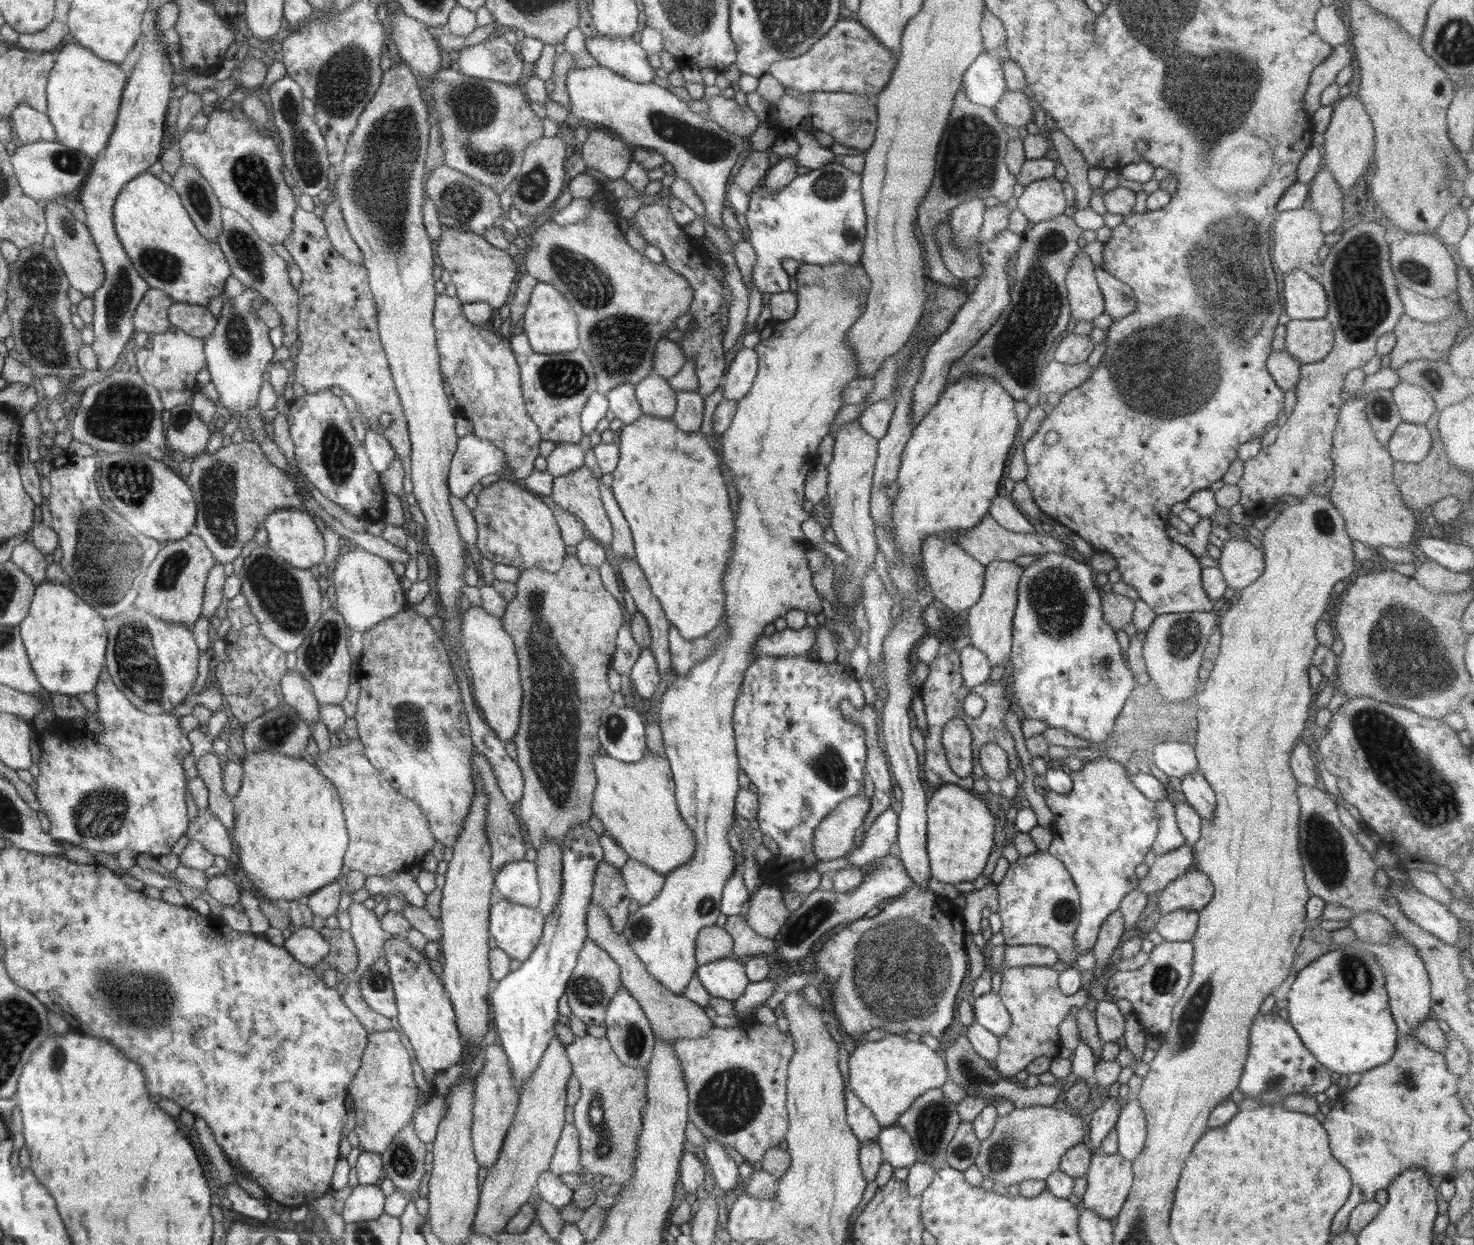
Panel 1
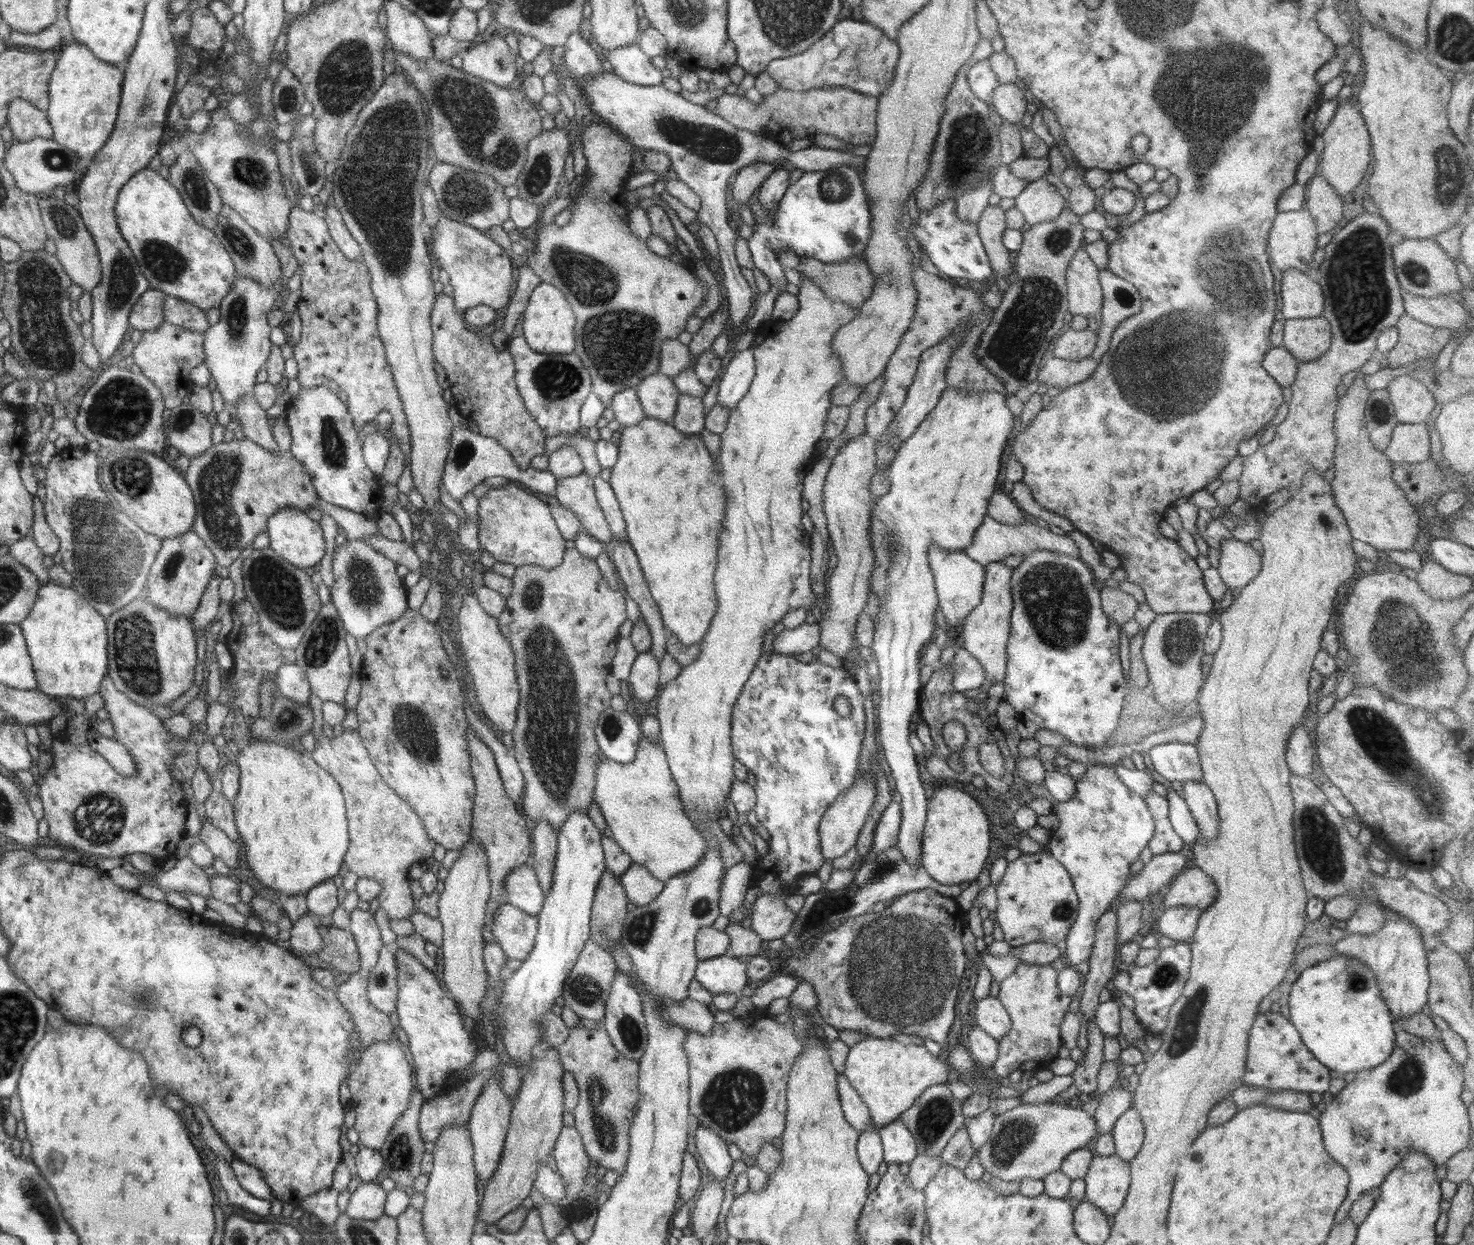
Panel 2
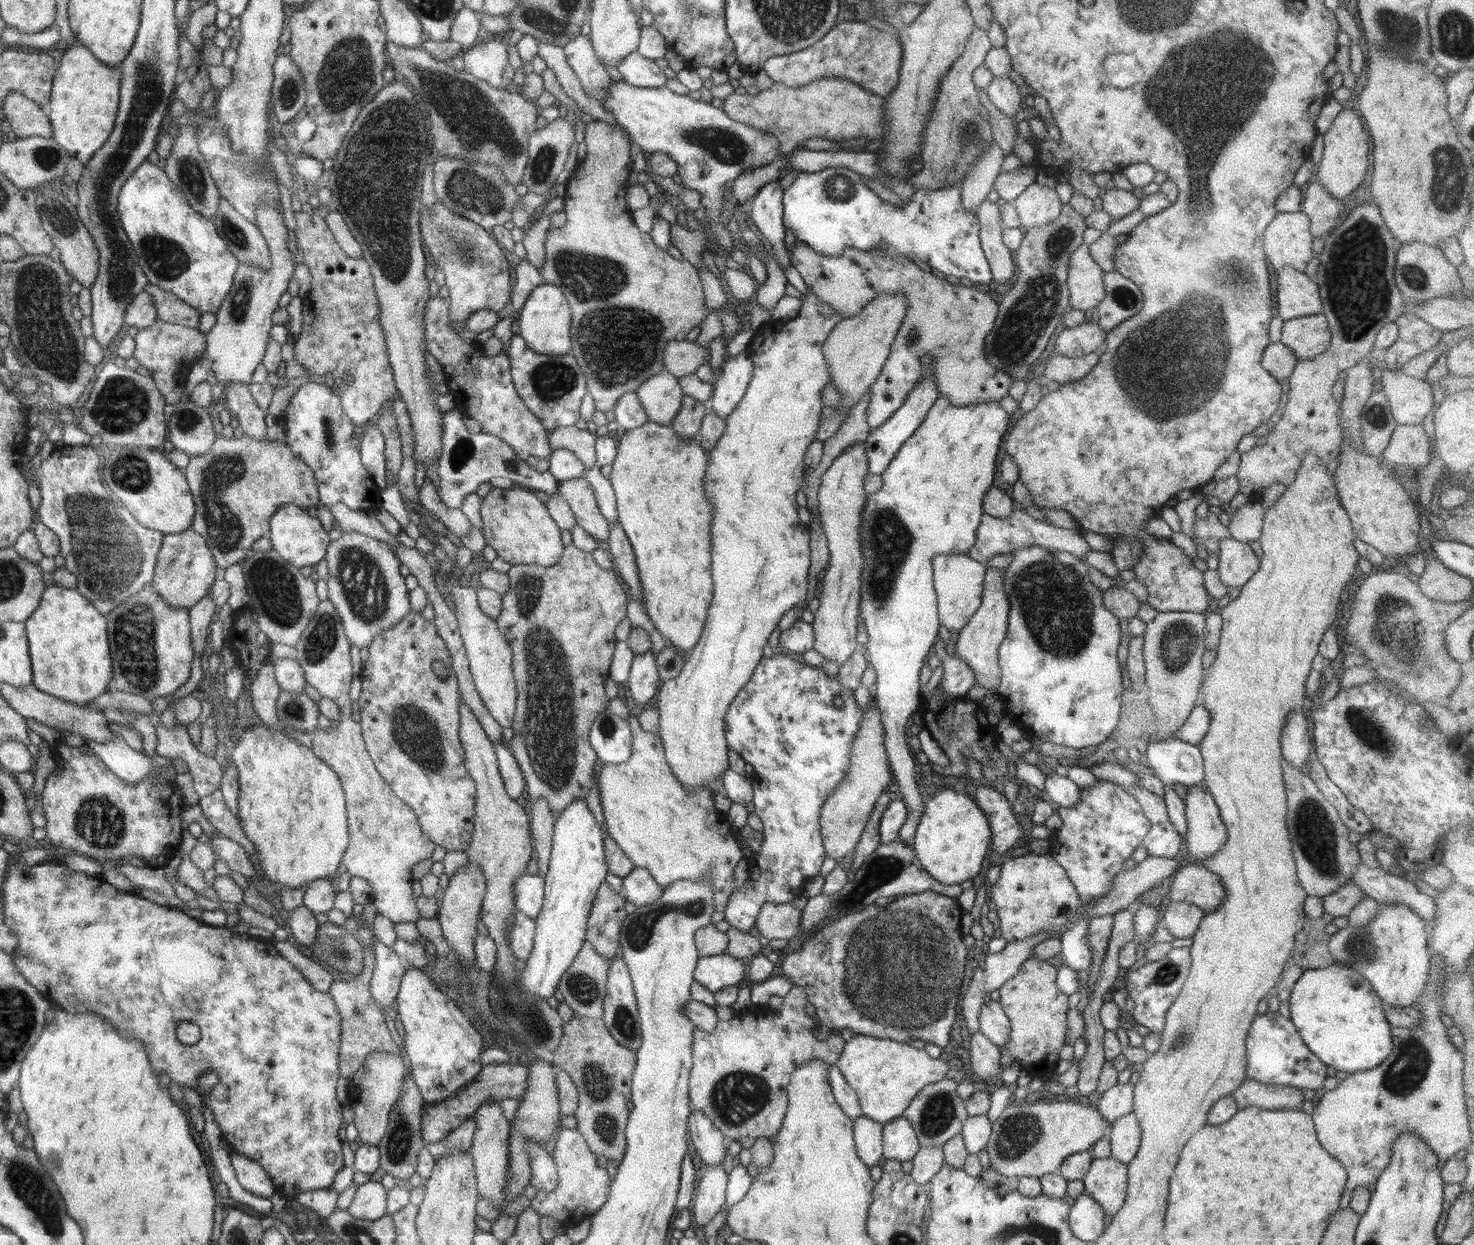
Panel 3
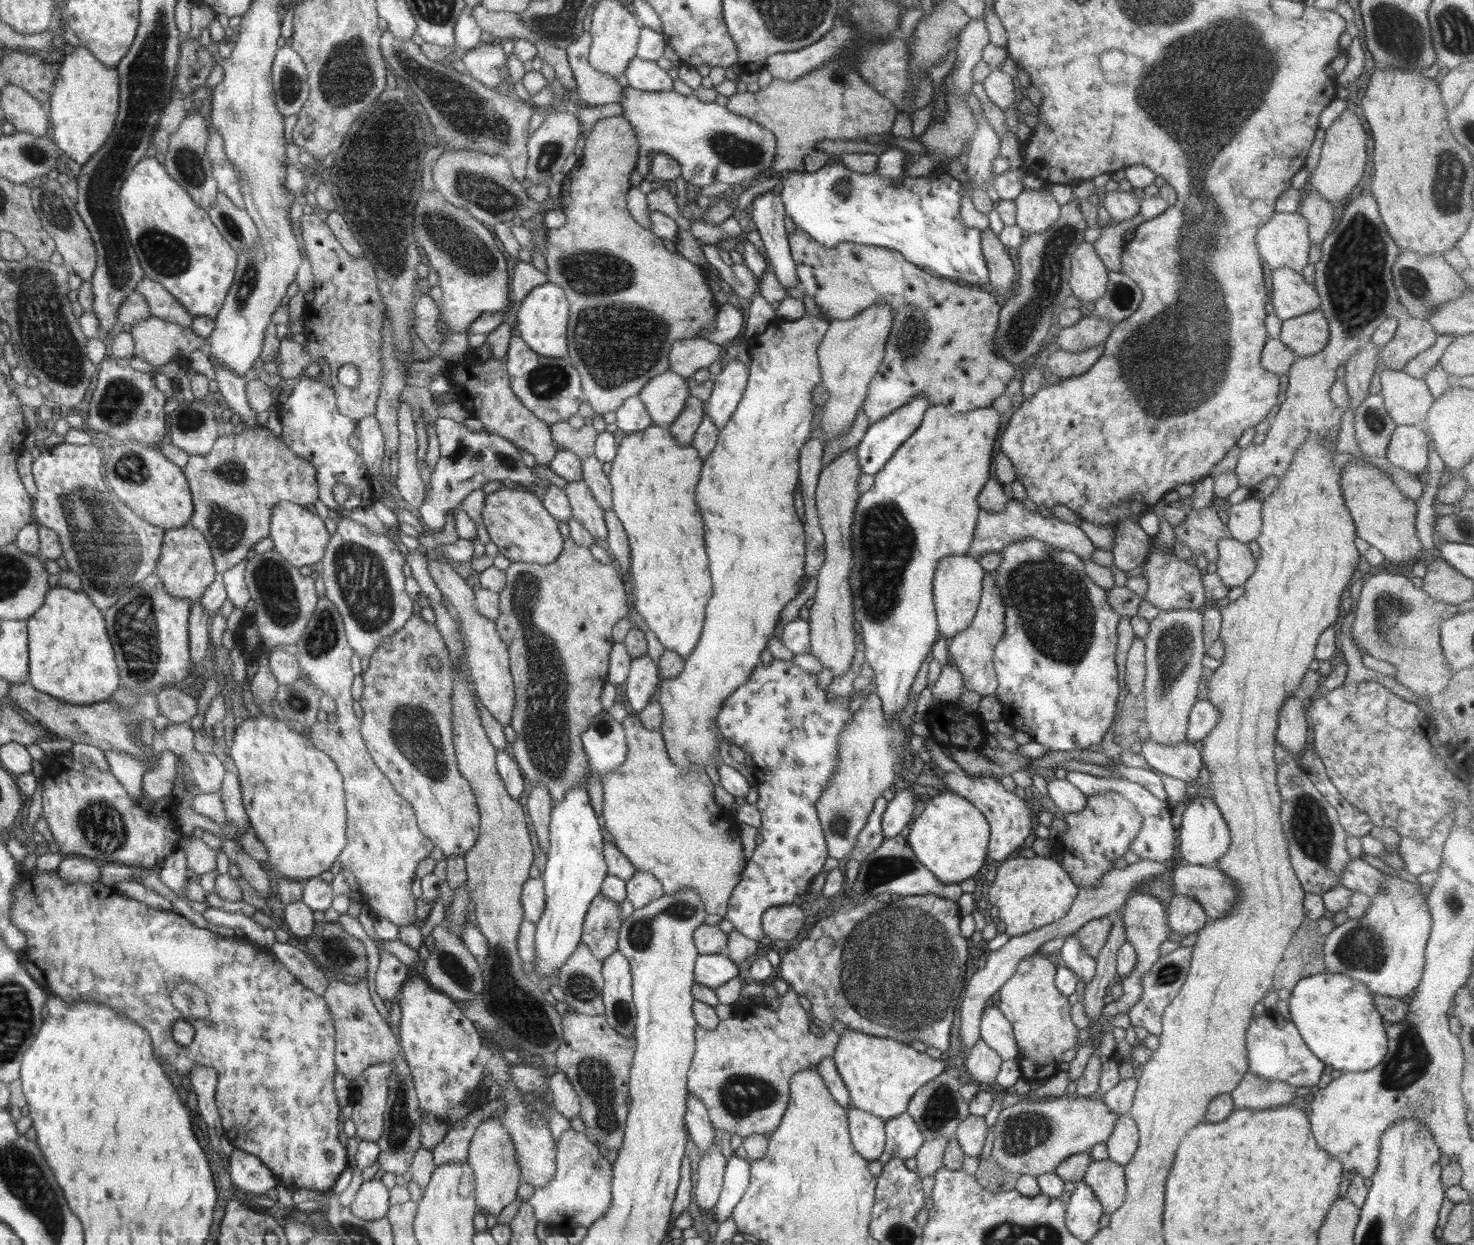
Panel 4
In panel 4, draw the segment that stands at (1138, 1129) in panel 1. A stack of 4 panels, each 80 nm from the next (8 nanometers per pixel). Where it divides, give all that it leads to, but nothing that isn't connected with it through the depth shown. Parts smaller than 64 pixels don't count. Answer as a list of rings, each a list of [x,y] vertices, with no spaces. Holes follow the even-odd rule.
[[[1120,1115],[1107,1144],[1108,1159],[1126,1167],[1137,1152],[1139,1132],[1134,1119],[1127,1115]]]

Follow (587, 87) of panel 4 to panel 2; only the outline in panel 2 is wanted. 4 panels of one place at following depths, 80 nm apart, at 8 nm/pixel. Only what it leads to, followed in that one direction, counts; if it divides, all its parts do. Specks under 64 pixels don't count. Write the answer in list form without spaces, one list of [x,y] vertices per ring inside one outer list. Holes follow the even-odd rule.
[[[580,32],[570,34],[563,47],[563,62],[574,77],[582,80],[604,71],[593,42],[584,41]]]

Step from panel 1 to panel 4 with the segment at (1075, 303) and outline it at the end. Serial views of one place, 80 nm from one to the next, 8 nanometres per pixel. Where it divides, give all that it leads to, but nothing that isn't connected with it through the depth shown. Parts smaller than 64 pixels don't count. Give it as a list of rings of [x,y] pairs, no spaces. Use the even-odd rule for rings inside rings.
[[[1081,242],[1071,256],[1069,287],[1084,307],[1088,301],[1095,302],[1107,294],[1108,270],[1099,259],[1094,245]]]

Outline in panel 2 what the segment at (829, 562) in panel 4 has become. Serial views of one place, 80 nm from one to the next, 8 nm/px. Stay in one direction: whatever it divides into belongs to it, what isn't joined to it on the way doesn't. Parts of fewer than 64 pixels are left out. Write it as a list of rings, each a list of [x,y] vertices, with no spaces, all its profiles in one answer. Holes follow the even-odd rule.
[[[866,433],[846,439],[832,459],[830,468],[823,486],[823,507],[838,565],[826,582],[828,601],[824,604],[822,620],[818,622],[818,644],[820,648],[845,661],[857,650],[856,623],[869,597],[869,578],[875,563],[869,533],[874,499],[870,483],[872,475],[877,472],[875,440]]]

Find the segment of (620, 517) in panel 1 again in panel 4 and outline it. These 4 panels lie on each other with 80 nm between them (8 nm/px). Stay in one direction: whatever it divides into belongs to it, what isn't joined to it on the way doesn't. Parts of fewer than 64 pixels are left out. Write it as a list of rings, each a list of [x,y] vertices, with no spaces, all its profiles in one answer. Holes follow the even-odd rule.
[[[595,455],[587,456],[582,460],[583,481],[589,486],[591,493],[603,510],[611,510],[612,487],[602,465],[603,462],[600,462]]]

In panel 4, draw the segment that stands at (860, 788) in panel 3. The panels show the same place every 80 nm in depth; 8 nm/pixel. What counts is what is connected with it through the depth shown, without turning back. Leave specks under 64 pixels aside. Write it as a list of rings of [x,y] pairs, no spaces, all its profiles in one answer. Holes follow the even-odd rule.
[[[872,693],[866,696],[866,701],[852,715],[851,721],[843,728],[838,741],[836,741],[838,744],[838,749],[836,749],[838,766],[816,803],[817,815],[827,844],[827,853],[832,858],[840,860],[852,852],[858,835],[874,808],[876,799],[882,796],[884,790],[897,787],[896,773],[899,772],[900,763],[904,759],[904,738],[906,738],[899,717],[900,714],[893,718],[886,718],[885,712],[882,710],[881,698]]]

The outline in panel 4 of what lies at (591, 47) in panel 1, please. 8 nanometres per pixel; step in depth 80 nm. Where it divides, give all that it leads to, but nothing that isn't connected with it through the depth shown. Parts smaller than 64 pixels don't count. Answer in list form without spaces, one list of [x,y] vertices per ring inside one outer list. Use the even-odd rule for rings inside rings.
[[[634,57],[628,63],[624,76],[628,84],[638,90],[650,92],[674,90],[672,78],[666,70],[656,64],[656,61]]]

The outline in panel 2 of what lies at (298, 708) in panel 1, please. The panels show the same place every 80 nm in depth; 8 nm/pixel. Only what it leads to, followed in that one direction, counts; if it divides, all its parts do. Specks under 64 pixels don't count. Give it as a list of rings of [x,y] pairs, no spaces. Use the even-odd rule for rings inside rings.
[[[284,663],[278,668],[275,682],[282,697],[289,698],[300,704],[309,704],[310,684],[306,679],[306,674],[296,663]]]

